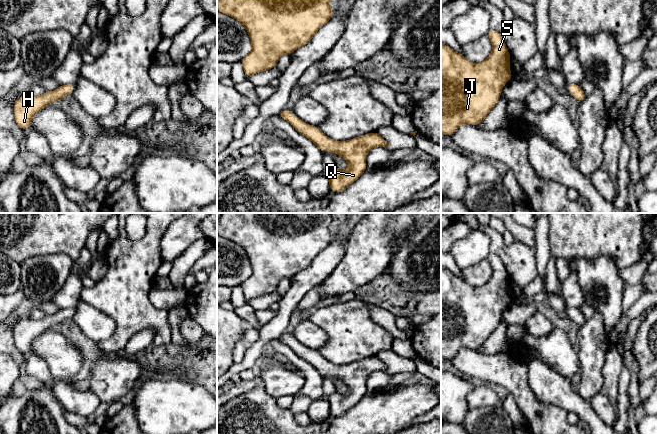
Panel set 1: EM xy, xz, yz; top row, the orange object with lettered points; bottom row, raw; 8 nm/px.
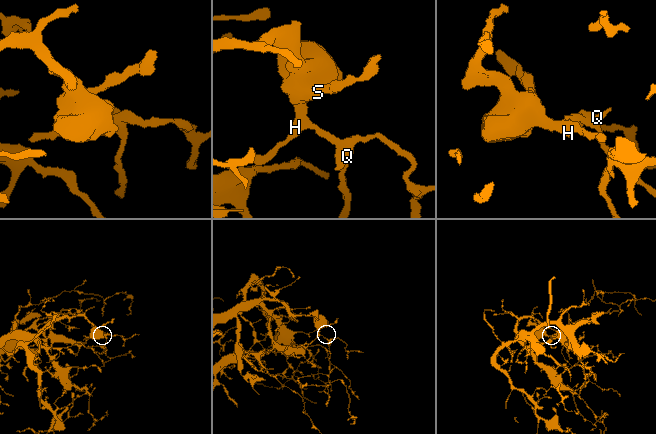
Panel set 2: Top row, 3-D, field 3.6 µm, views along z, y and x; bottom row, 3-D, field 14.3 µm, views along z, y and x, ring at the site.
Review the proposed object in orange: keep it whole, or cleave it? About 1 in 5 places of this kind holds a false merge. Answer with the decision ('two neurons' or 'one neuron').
one neuron

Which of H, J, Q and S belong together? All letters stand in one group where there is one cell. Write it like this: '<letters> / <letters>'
H J Q S

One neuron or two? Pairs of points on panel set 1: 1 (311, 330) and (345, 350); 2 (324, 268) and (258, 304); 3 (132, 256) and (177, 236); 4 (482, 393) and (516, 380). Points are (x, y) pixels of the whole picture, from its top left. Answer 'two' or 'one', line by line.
1: two
2: two
3: two
4: two

